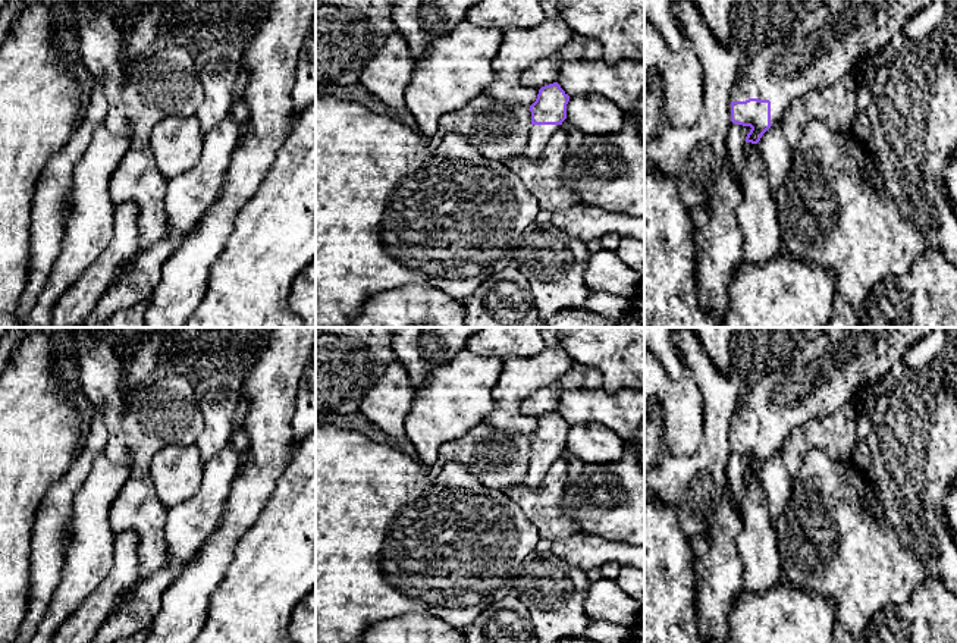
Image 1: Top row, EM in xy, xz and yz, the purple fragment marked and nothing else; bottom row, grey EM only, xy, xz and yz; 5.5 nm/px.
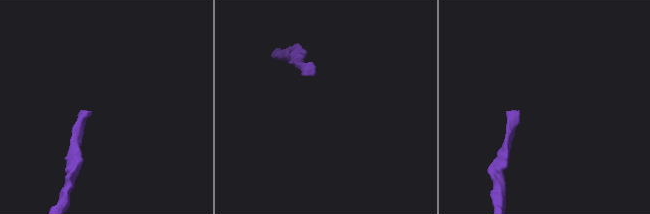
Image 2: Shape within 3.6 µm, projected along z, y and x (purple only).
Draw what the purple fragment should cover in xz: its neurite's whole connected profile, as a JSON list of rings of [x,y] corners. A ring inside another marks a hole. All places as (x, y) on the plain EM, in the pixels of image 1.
[[[558,411],[545,414],[539,418],[536,430],[530,435],[531,454],[528,470],[523,483],[530,490],[537,490],[546,477],[550,465],[567,448],[567,433],[570,424]]]

